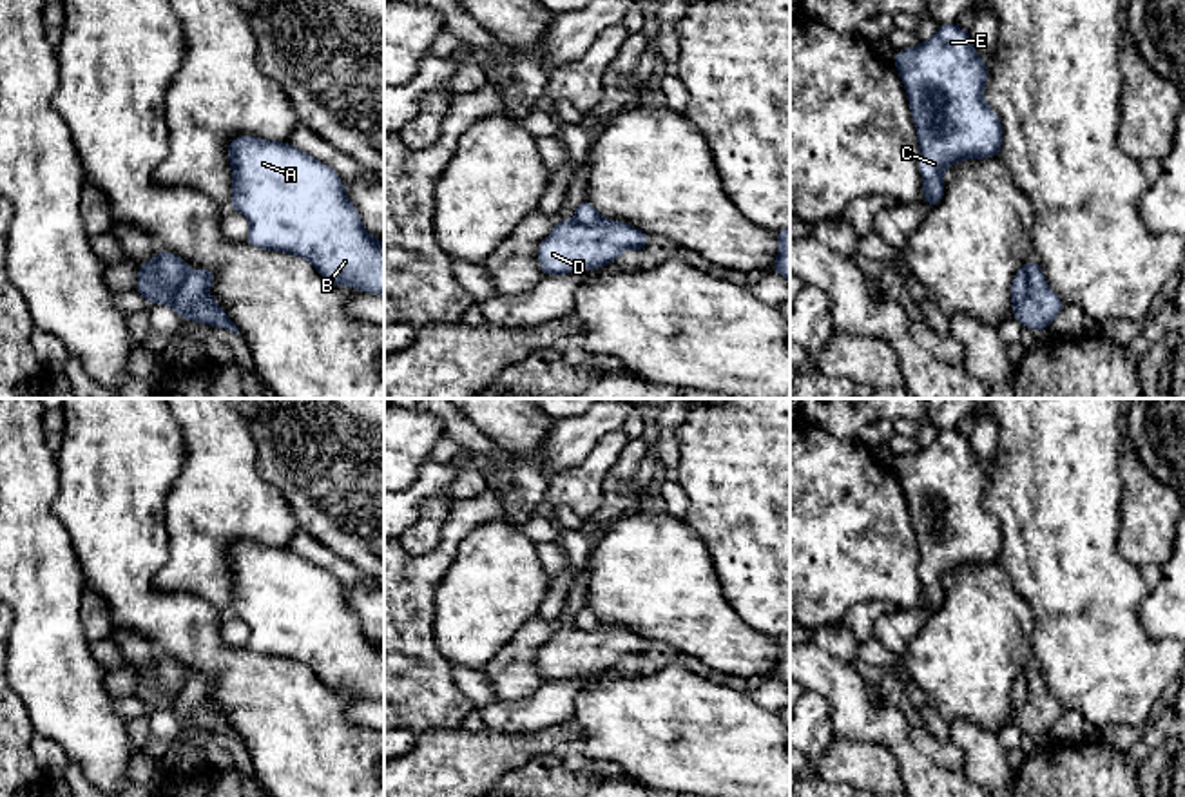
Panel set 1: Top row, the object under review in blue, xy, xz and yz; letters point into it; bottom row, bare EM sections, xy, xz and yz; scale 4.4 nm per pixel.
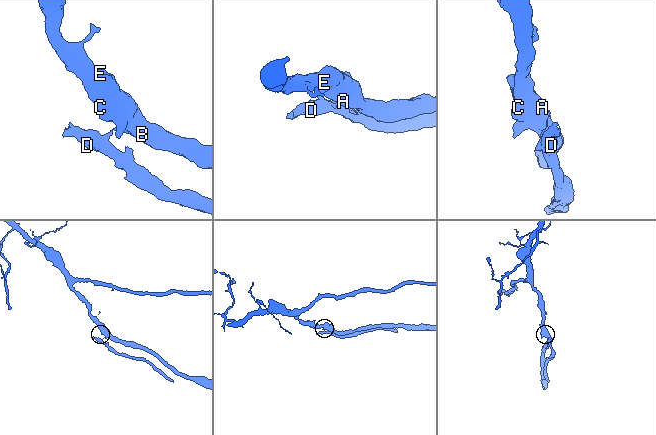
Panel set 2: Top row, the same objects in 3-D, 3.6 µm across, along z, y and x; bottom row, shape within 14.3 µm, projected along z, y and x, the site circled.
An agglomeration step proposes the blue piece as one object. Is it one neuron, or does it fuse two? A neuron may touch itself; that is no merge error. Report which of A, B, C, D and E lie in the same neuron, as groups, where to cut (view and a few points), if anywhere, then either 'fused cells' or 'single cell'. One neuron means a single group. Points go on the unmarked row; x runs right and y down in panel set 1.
A B C E / D | yz (1024, 672), (1026, 700), (1013, 714) | fused cells

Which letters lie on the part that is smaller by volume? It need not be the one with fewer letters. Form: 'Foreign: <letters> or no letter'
Foreign: D

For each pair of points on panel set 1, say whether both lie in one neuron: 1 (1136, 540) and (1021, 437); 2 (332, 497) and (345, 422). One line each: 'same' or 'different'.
1: different
2: same

